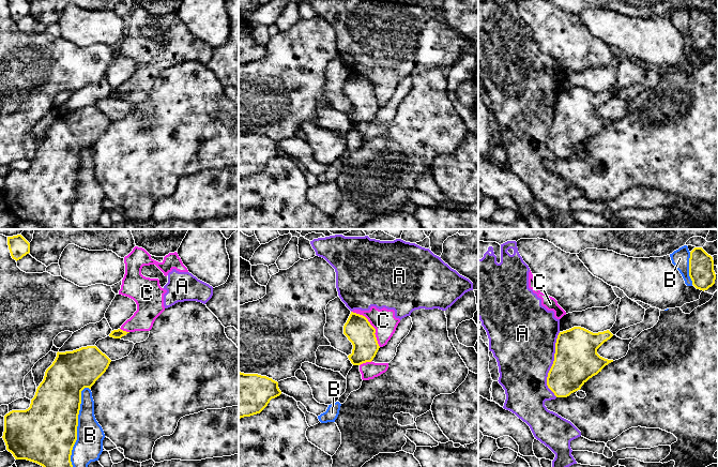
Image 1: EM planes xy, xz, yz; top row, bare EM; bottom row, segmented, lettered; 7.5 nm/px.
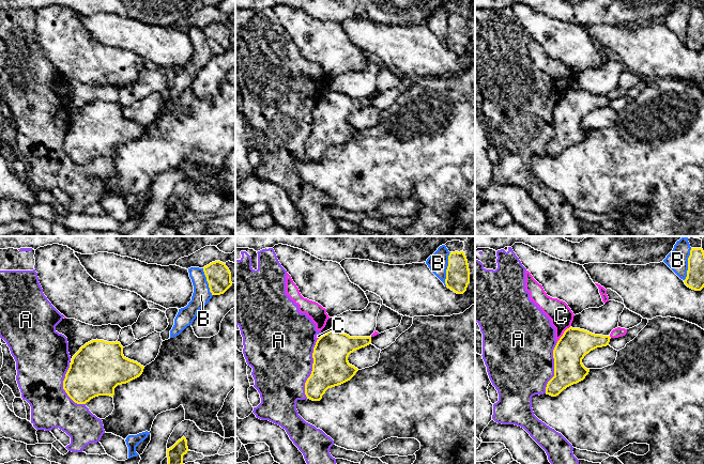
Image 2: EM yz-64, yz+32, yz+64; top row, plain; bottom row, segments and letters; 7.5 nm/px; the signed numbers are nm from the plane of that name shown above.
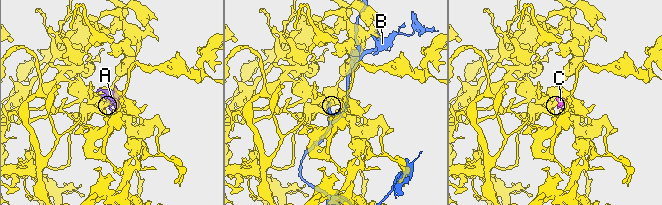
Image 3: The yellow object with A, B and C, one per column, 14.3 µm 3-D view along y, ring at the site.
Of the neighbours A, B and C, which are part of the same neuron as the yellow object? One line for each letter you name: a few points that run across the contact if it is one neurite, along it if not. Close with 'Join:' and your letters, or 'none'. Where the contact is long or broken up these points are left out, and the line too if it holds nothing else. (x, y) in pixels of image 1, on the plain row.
Join: none

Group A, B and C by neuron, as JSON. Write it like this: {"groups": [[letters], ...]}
{"groups": [["A", "C"], ["B"]]}

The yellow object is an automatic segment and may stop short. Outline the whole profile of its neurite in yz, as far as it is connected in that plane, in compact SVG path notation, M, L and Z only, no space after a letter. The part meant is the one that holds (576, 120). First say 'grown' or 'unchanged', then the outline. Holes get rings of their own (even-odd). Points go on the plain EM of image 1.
unchanged | M581 87L560 92L547 146L556 157L567 157L613 122L600 117L597 109L613 94L607 90L593 93Z

